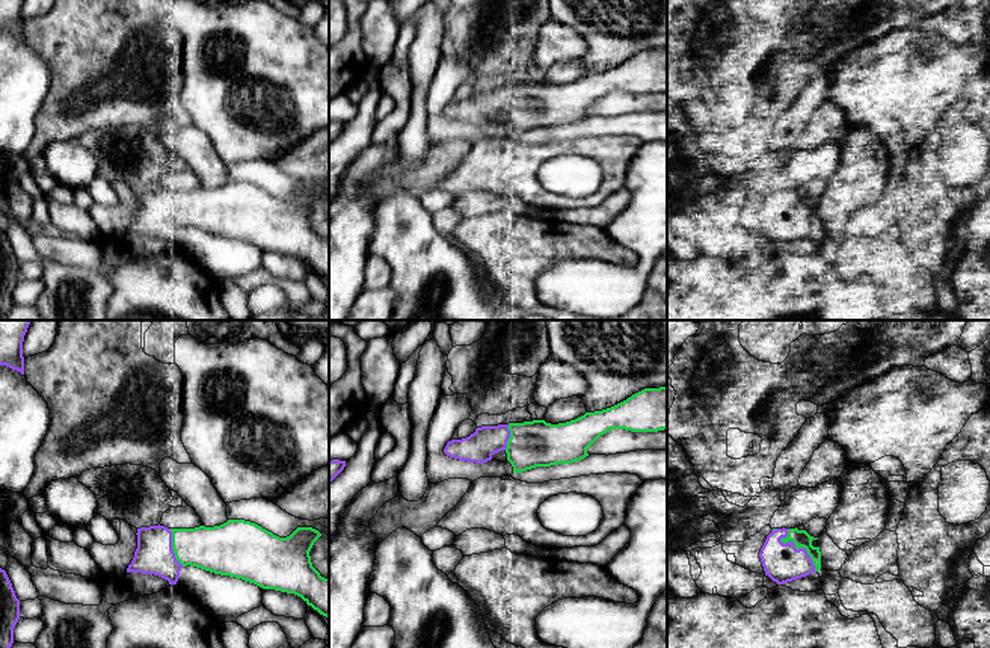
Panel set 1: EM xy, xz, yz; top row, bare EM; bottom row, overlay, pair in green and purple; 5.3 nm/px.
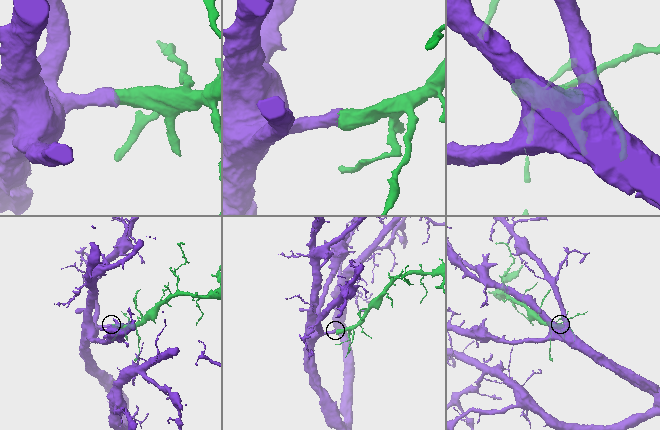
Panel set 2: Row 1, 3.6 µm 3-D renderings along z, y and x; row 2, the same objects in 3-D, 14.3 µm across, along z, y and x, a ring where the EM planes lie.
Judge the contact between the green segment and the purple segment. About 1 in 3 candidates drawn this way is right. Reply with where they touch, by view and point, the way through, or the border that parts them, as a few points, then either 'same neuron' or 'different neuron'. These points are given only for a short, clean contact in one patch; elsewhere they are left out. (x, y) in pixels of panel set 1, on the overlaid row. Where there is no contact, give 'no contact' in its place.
yz (797, 549) | same neuron

